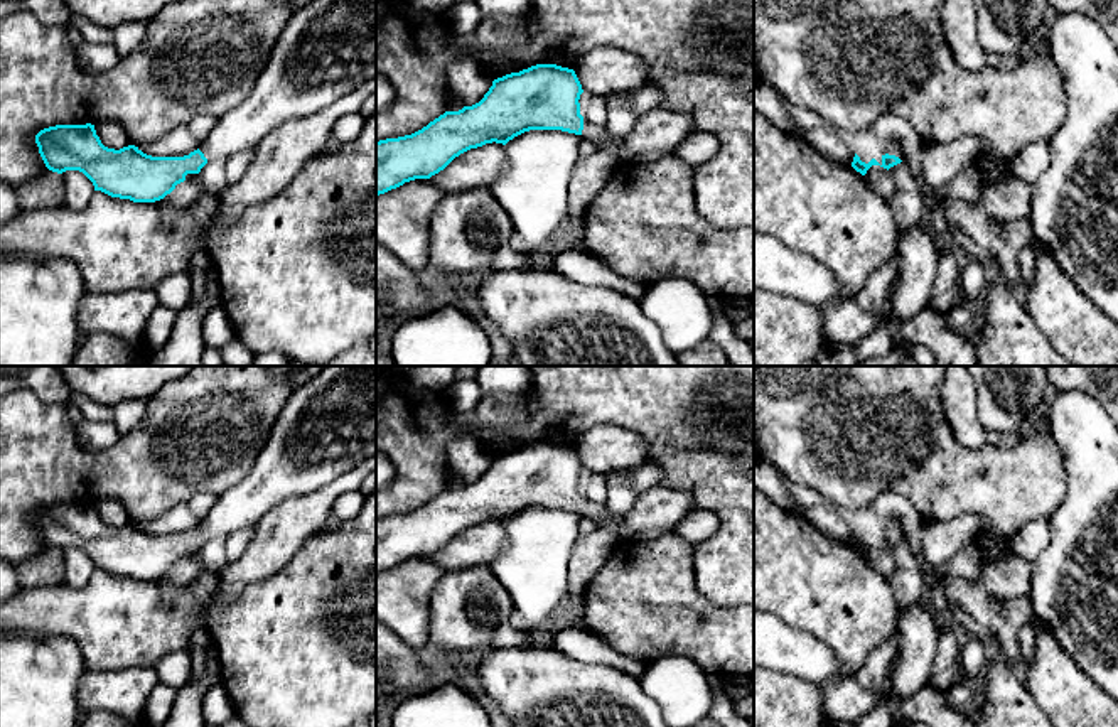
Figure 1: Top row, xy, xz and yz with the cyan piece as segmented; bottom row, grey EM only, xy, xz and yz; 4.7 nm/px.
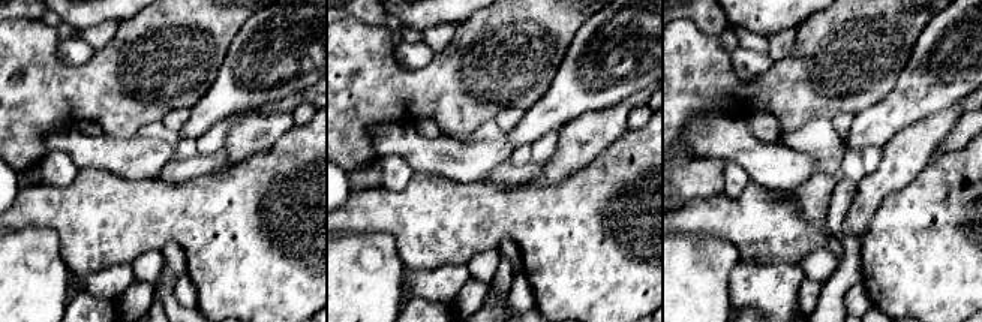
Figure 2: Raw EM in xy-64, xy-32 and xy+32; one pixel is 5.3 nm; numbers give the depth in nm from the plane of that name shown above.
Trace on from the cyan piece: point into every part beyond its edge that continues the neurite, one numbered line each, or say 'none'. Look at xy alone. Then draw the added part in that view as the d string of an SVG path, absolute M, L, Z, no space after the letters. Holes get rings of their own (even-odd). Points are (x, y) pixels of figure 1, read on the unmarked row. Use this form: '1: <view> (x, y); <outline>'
1: xy (327, 427); M325 366L292 393L250 474L218 496L199 528L209 538L253 528L280 503L315 493L376 457L376 366Z

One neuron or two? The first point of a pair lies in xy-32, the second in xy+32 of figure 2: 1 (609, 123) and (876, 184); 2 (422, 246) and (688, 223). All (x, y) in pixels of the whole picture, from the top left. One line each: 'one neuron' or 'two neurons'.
1: one neuron
2: one neuron

